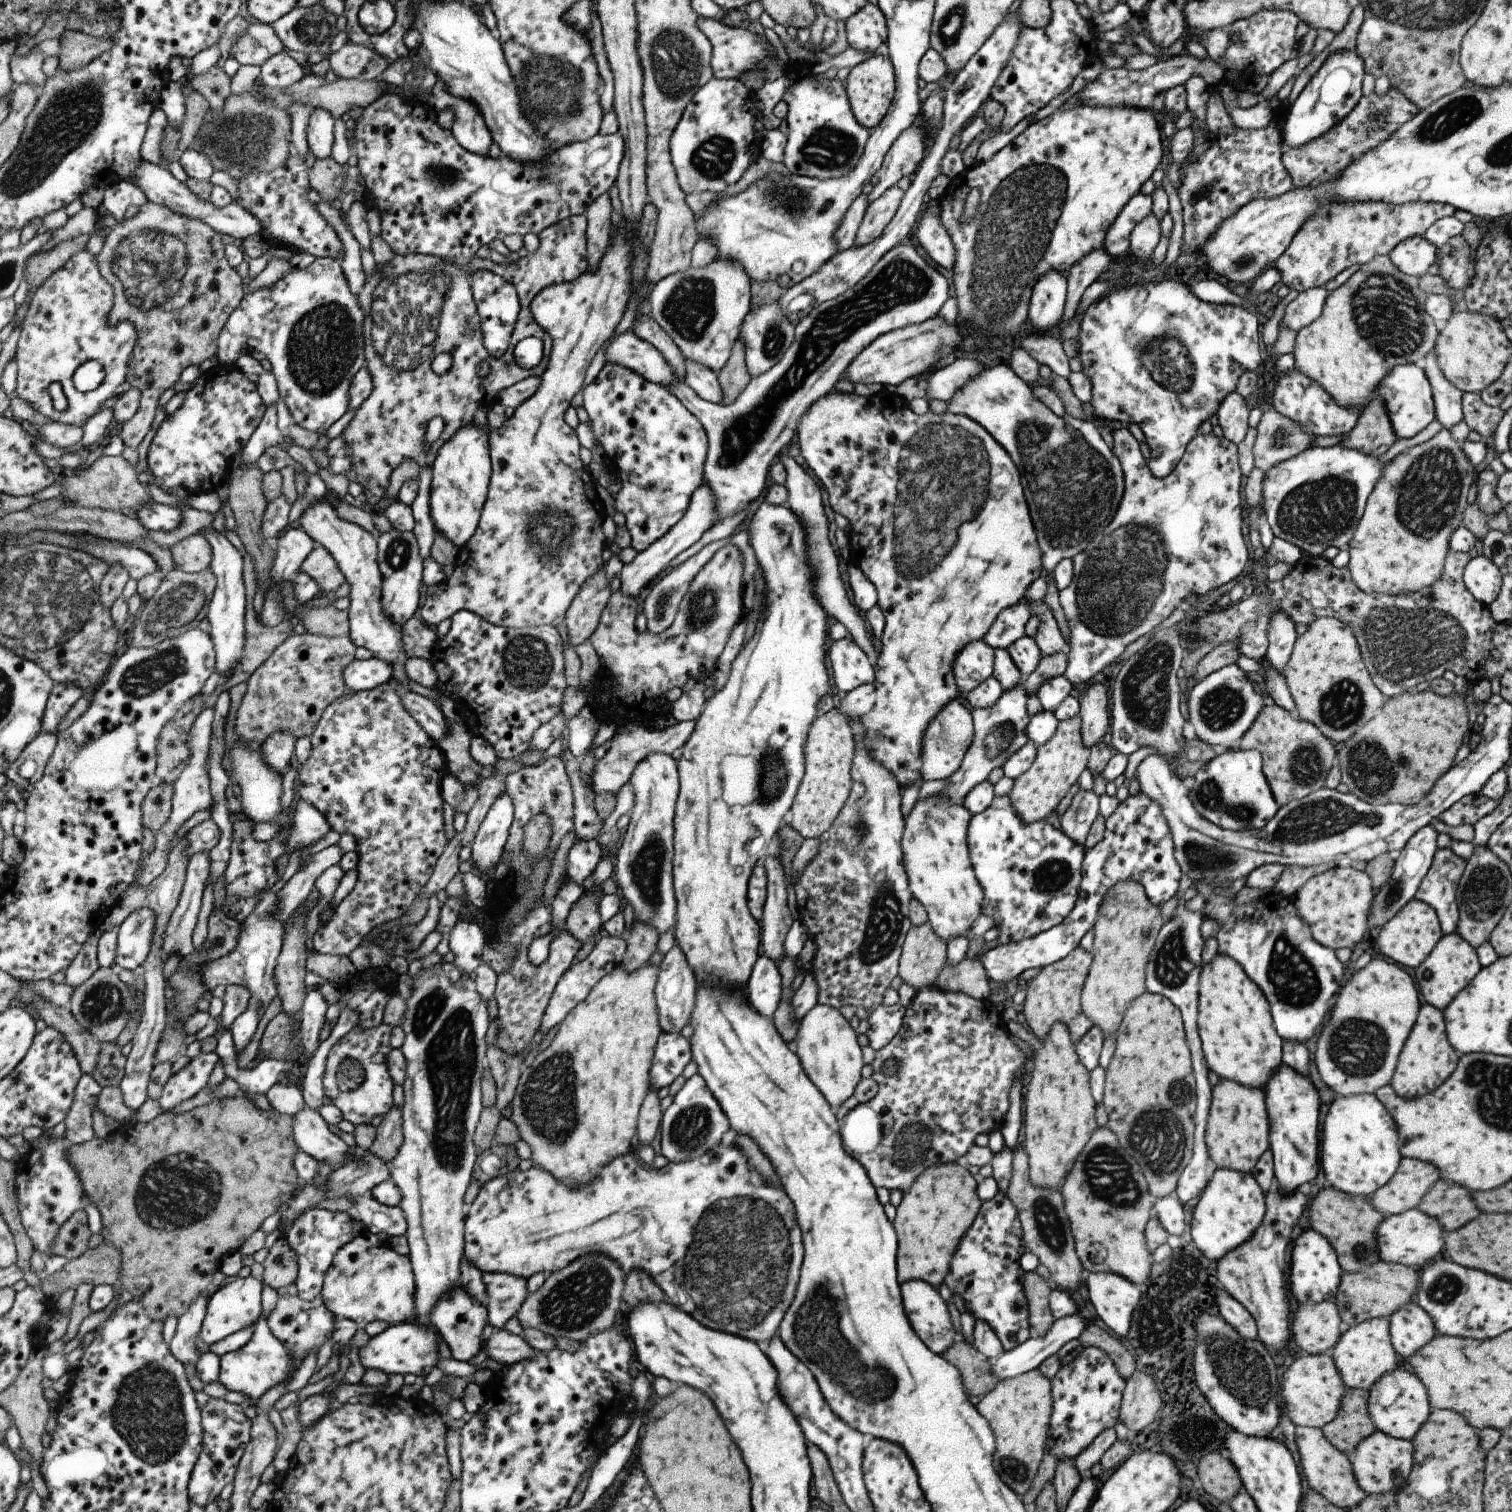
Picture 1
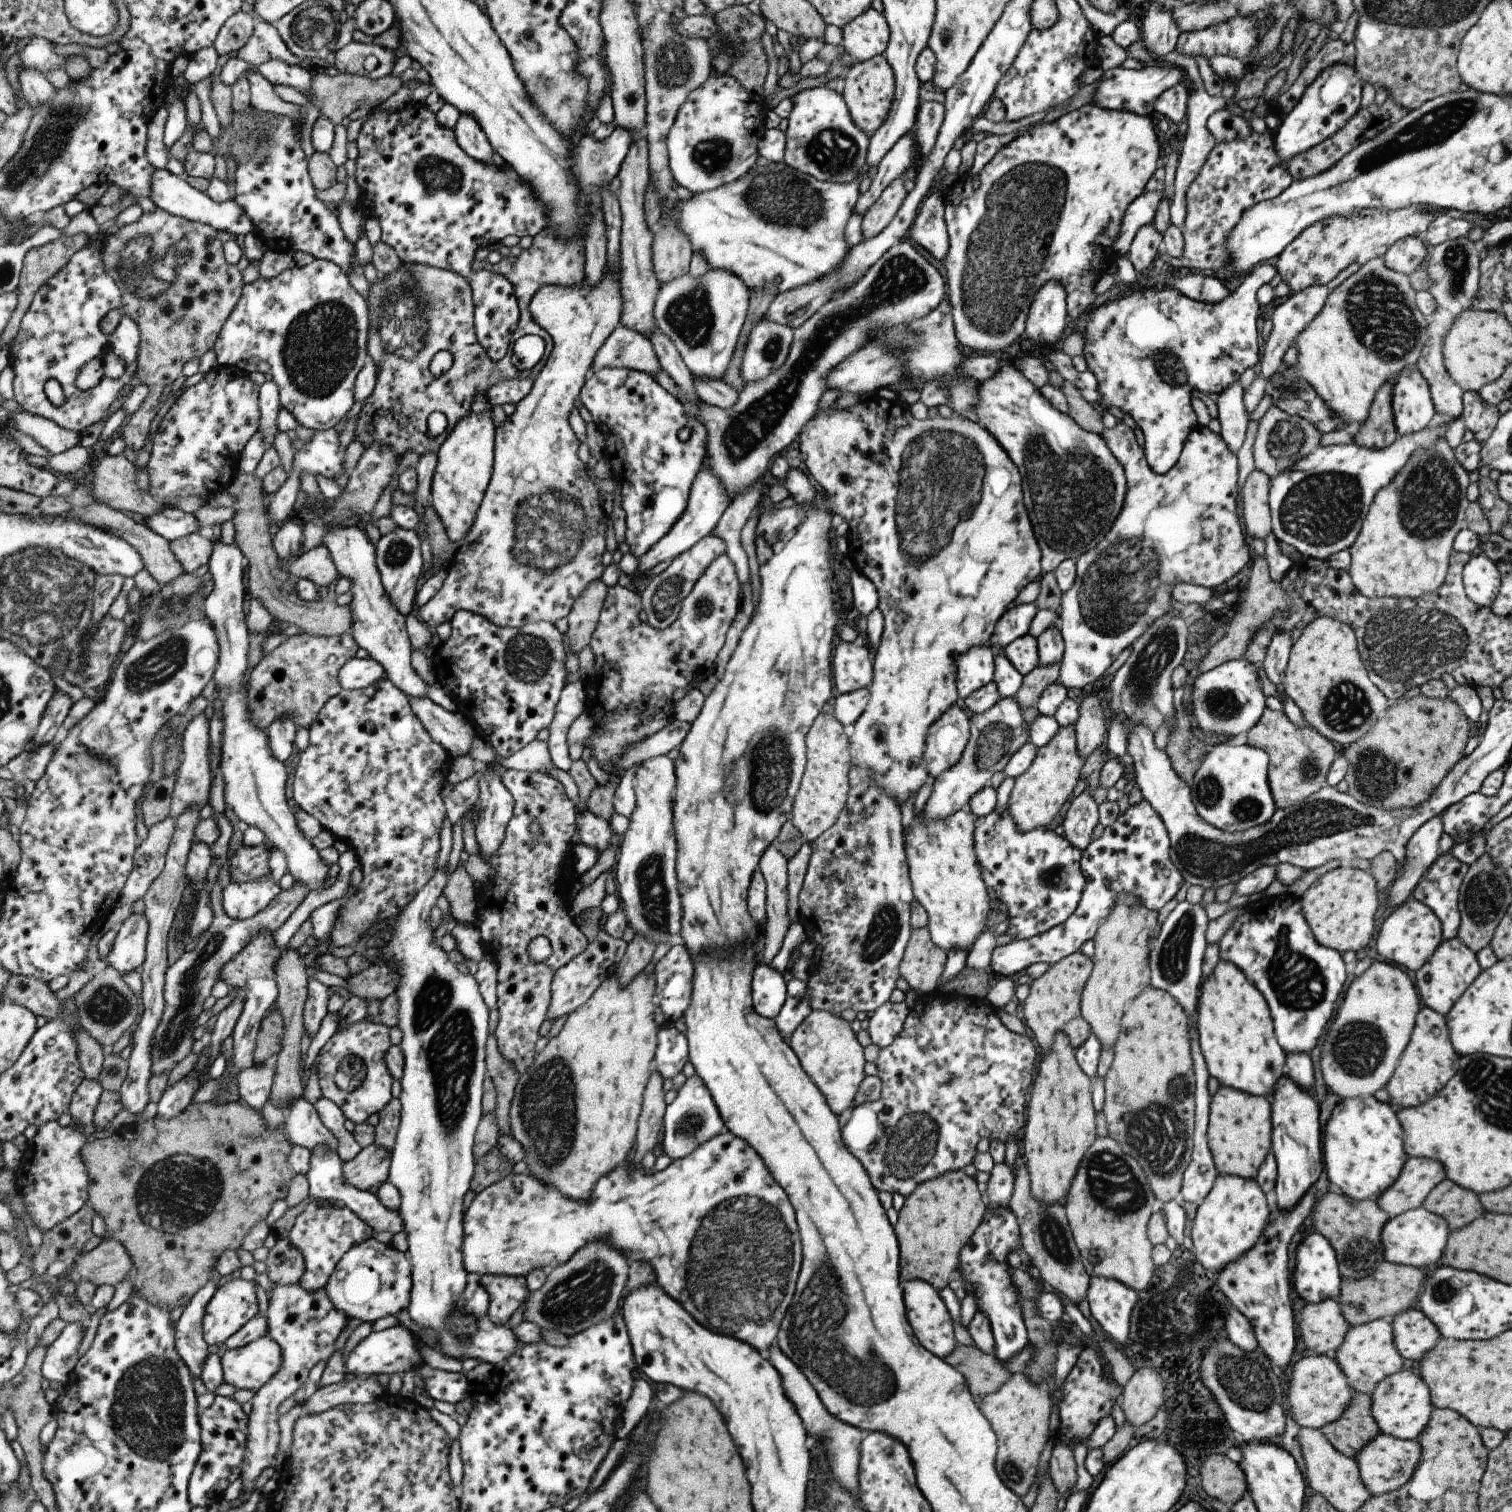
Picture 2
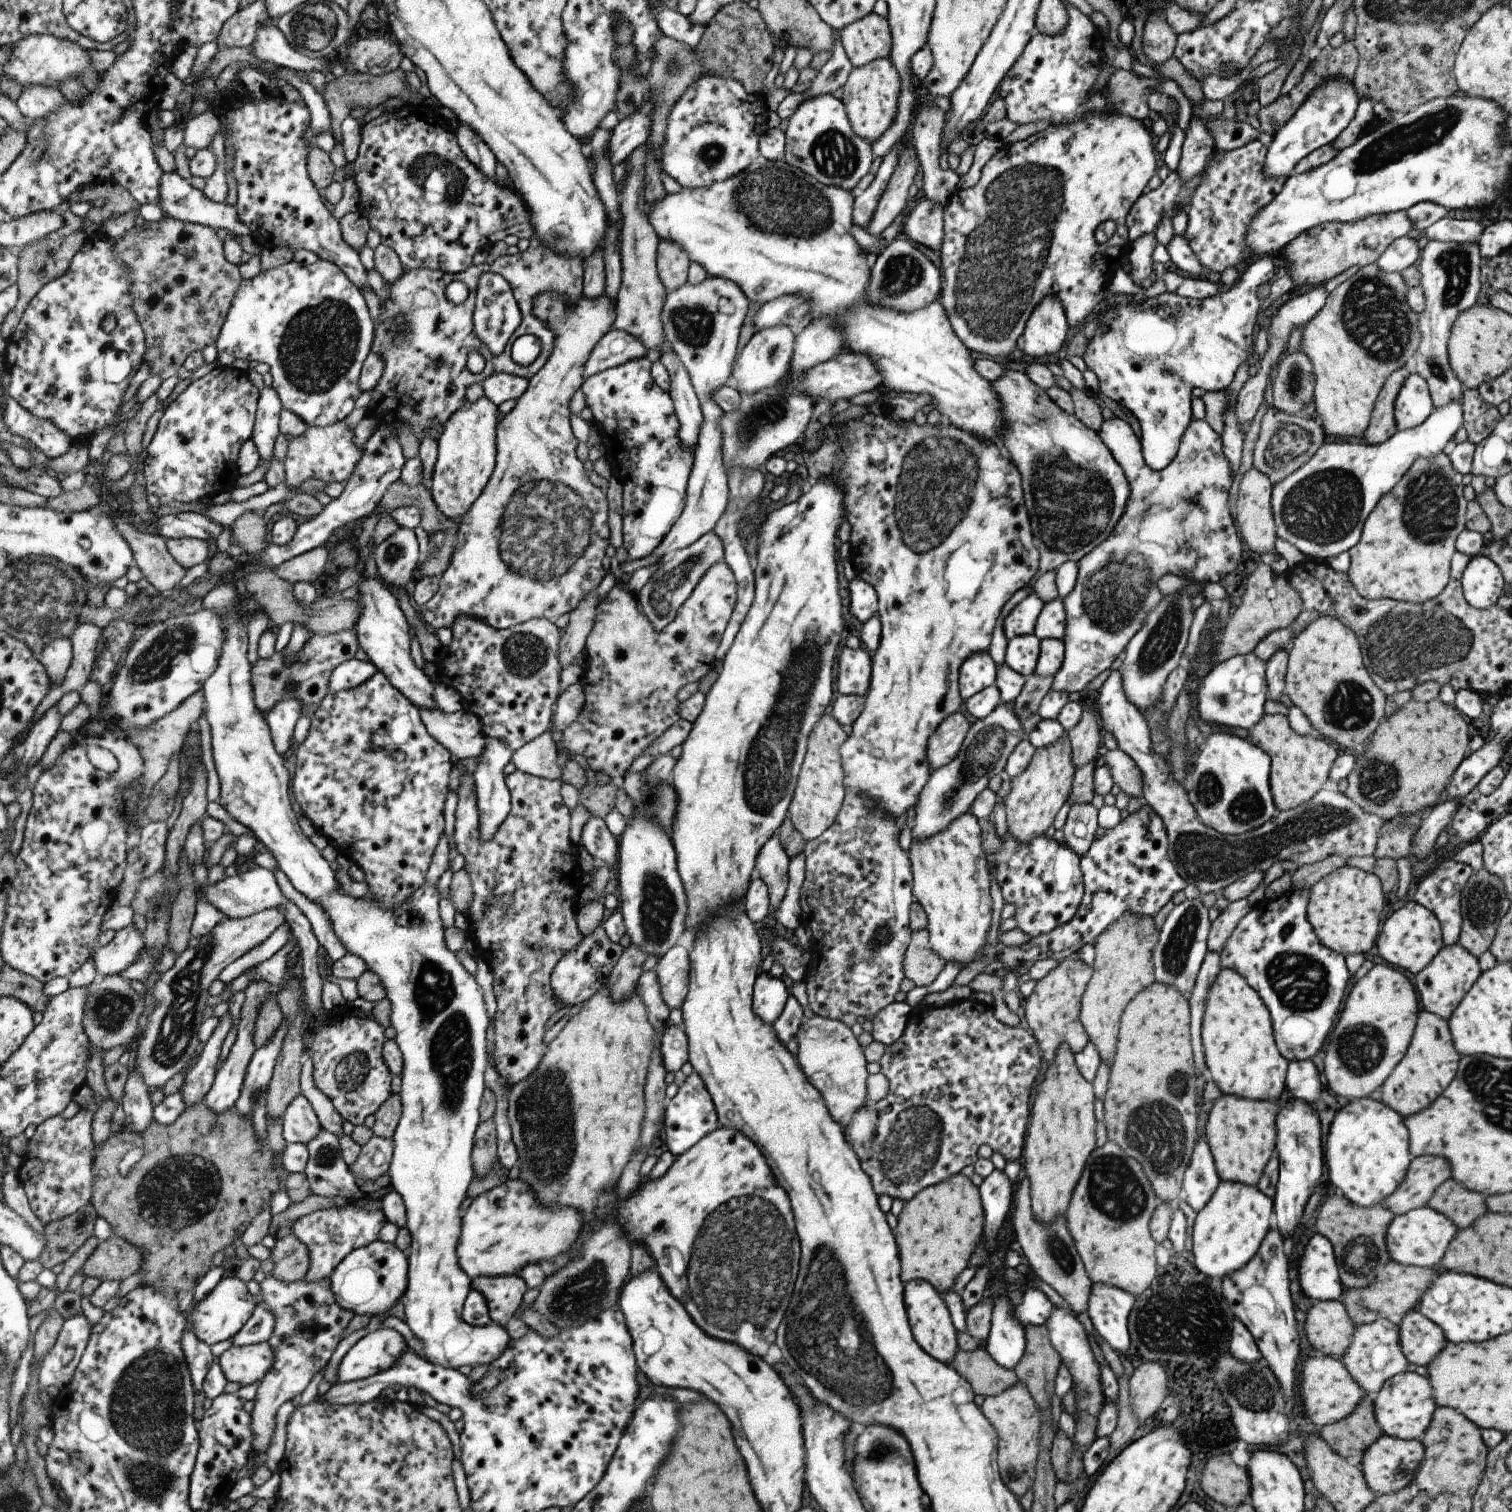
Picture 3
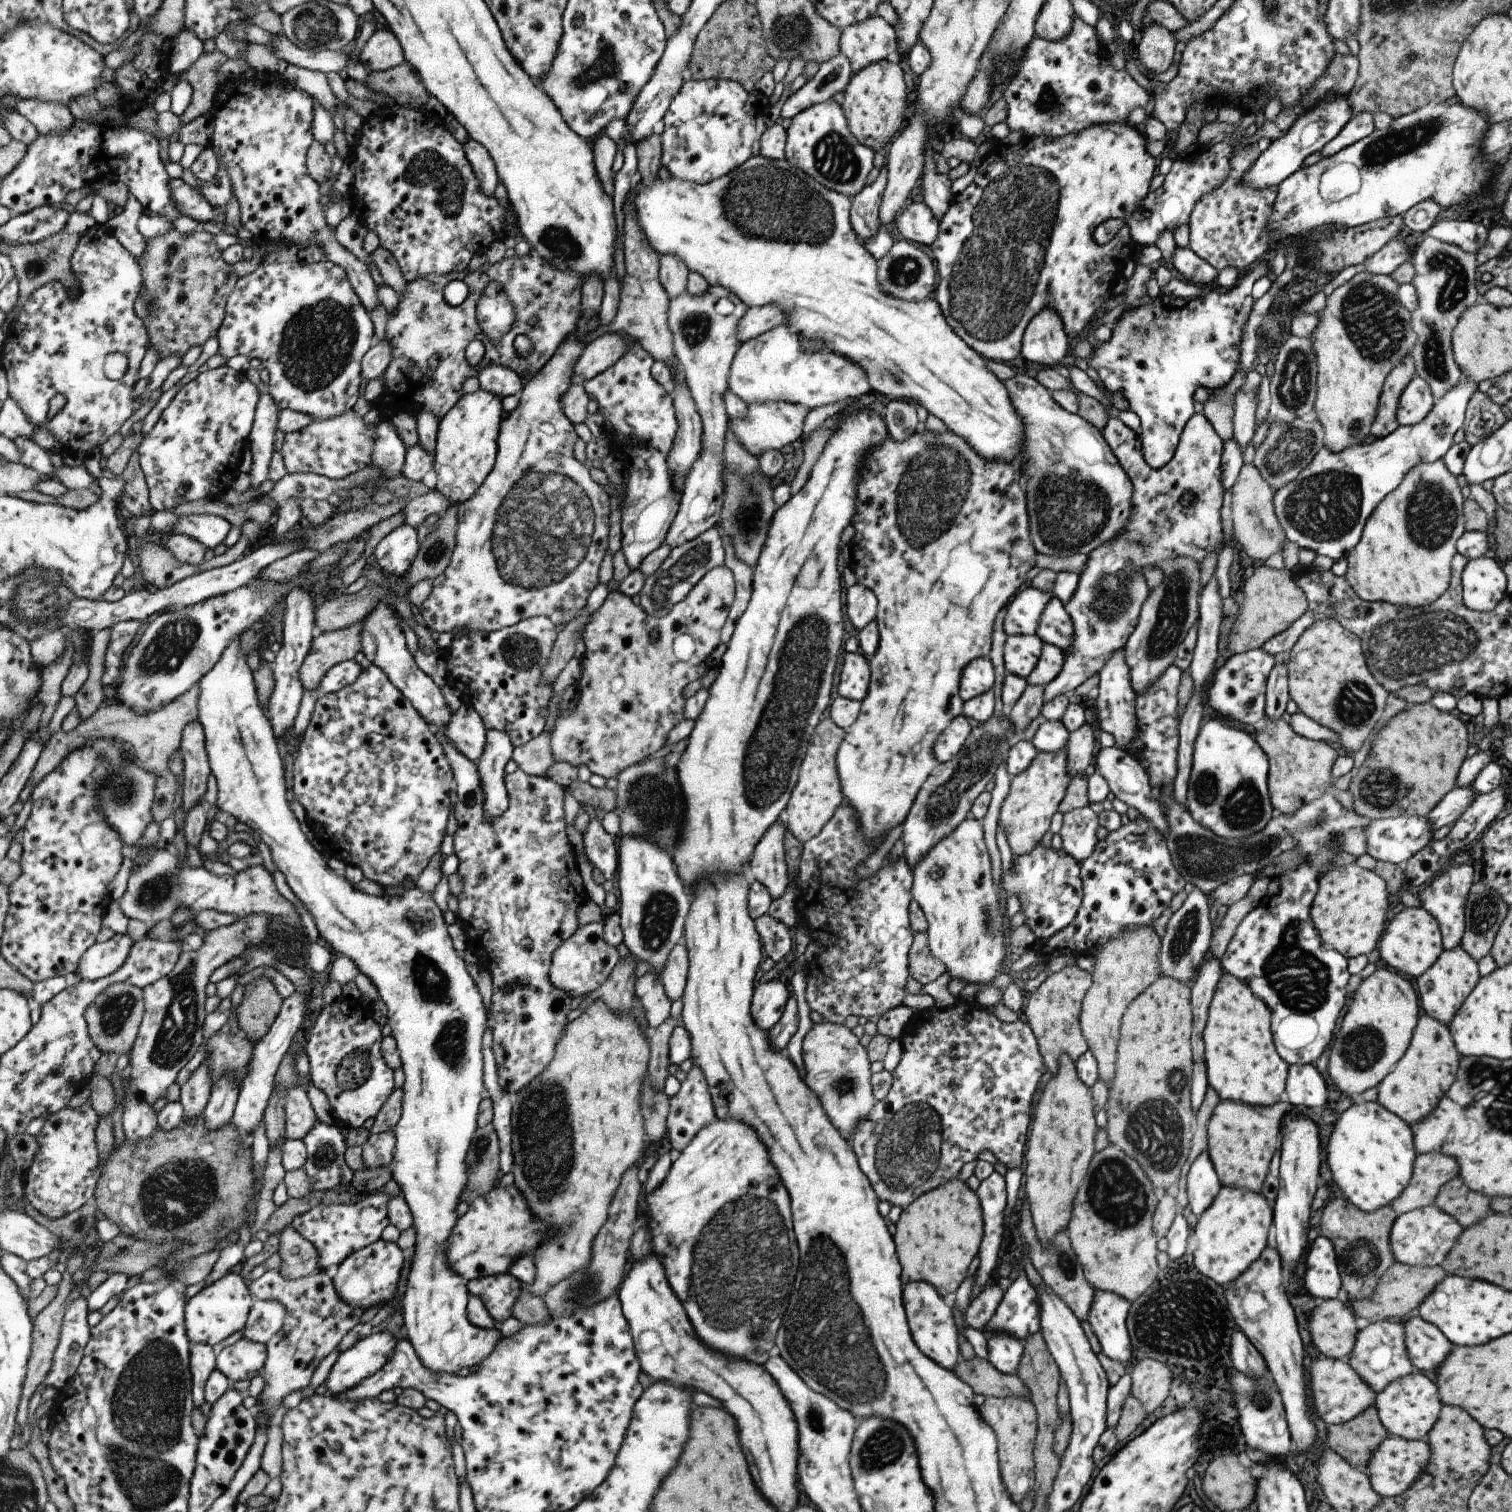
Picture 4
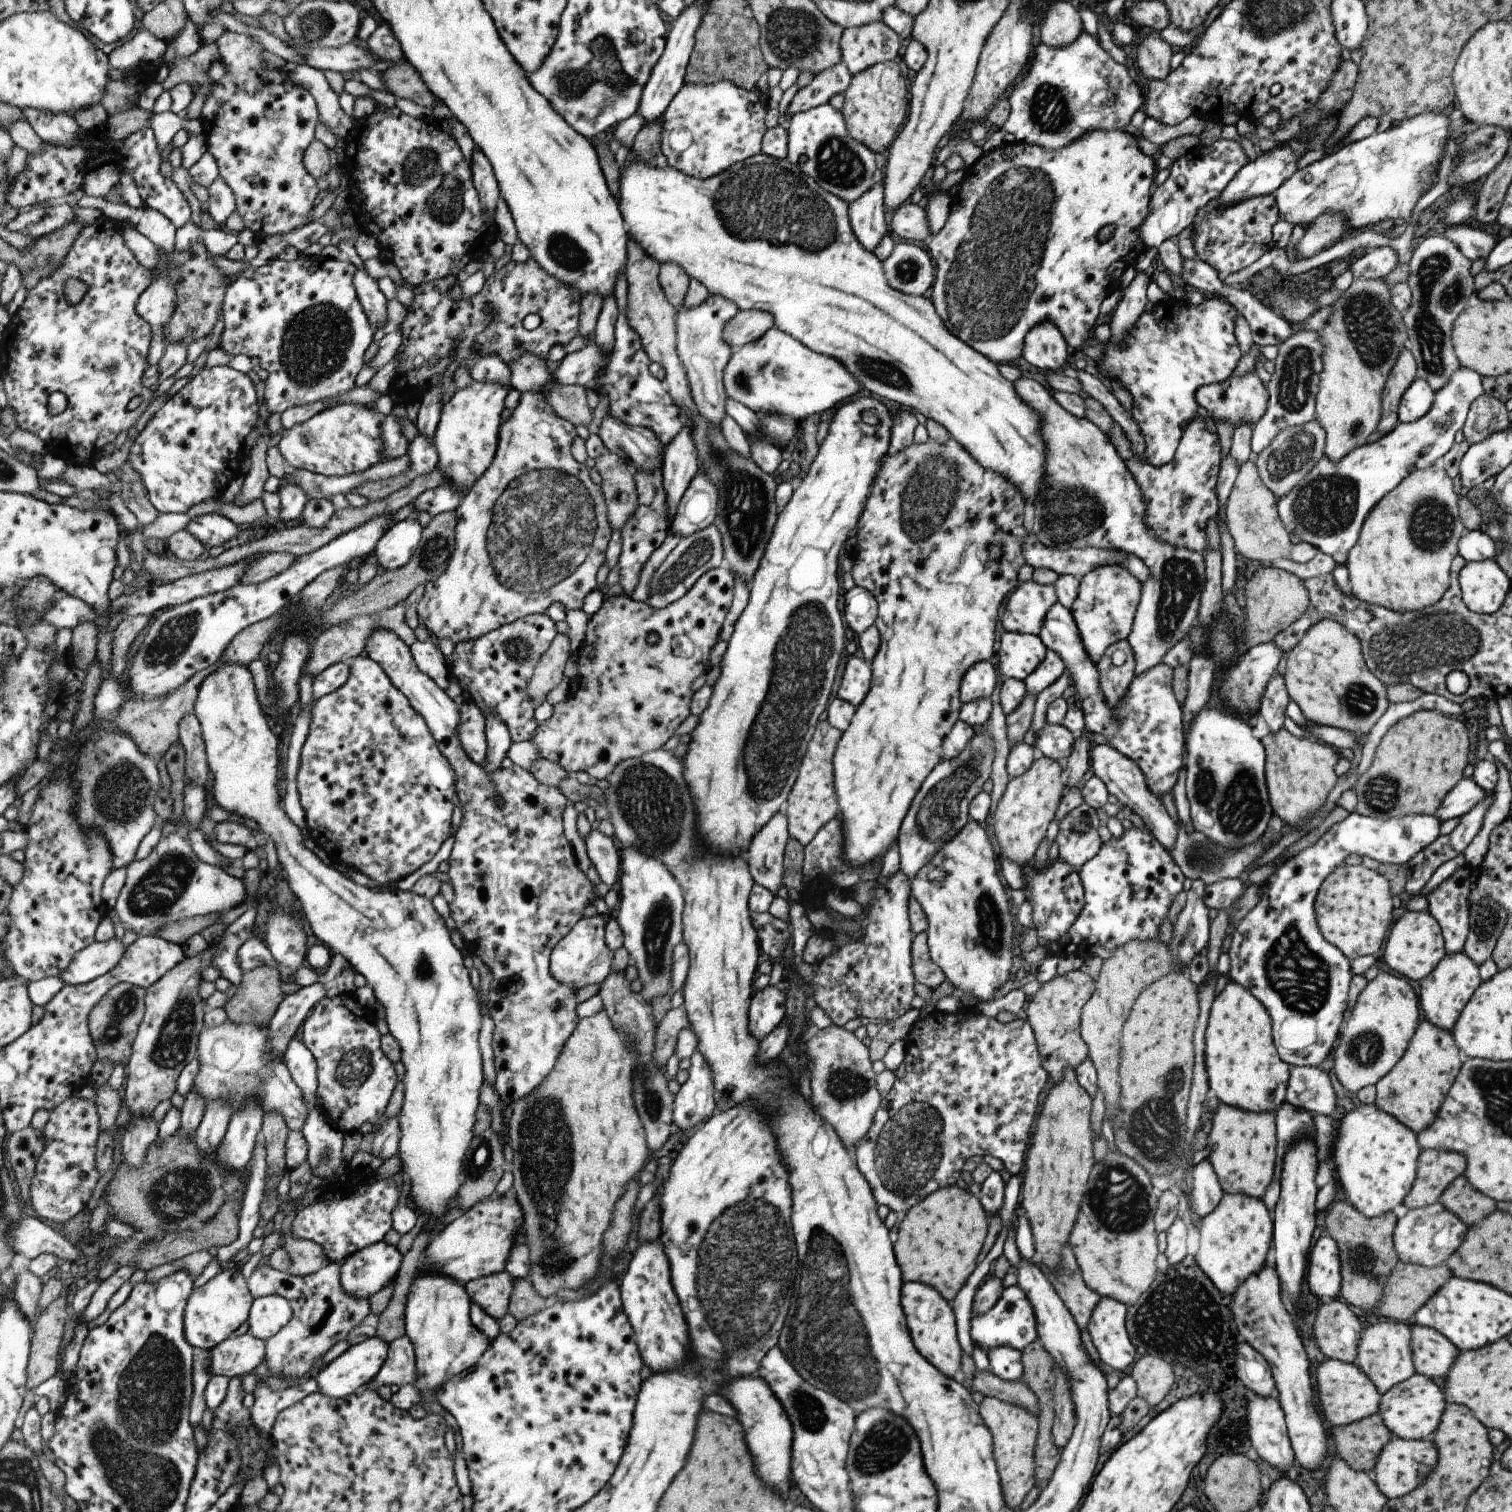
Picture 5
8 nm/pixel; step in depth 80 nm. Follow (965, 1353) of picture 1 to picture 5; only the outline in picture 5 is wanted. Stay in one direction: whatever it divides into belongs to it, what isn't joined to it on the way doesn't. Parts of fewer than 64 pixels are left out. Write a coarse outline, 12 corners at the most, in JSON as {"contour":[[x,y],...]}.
{"contour":[[974,1368],[970,1391],[1021,1405],[1035,1416],[1035,1395],[1023,1380]]}

